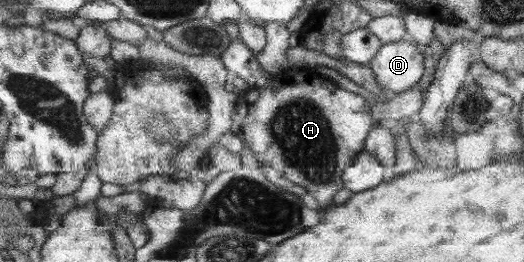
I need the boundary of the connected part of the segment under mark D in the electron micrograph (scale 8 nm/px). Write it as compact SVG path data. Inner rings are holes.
M400 40L400 42L383 45L368 66L376 76L380 88L390 96L399 95L420 82L420 78L424 74L424 56L420 45L413 46L407 41Z

